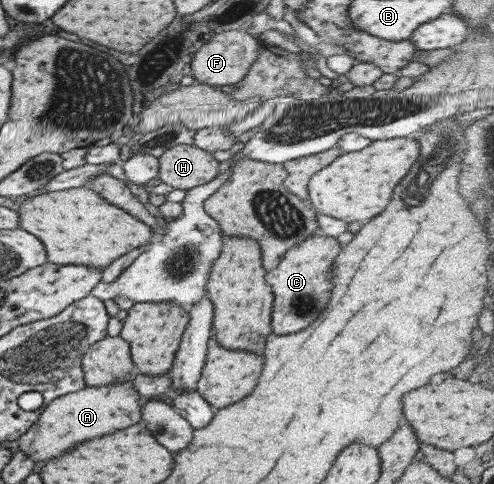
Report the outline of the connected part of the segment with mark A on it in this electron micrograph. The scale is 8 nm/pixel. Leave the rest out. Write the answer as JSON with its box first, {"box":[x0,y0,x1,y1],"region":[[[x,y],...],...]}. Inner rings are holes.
{"box":[17,382,142,462],"region":[[[132,382],[102,387],[85,386],[83,390],[64,394],[48,402],[34,424],[17,438],[17,450],[34,462],[48,462],[62,456],[80,442],[100,438],[139,423],[142,400],[133,390]]]}

